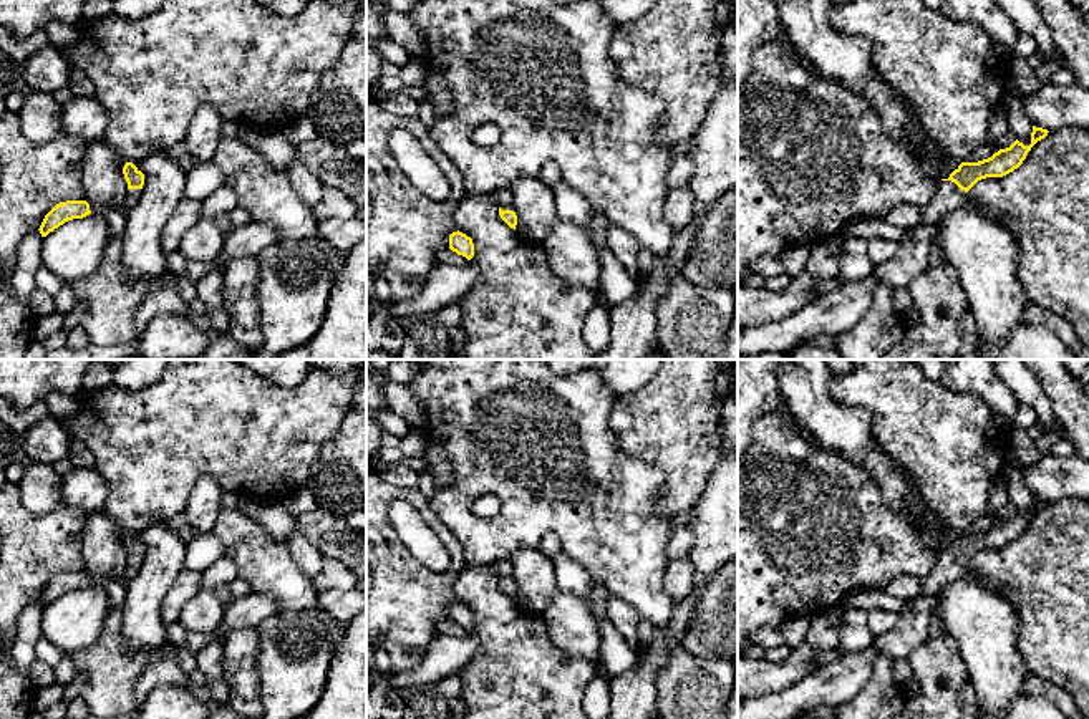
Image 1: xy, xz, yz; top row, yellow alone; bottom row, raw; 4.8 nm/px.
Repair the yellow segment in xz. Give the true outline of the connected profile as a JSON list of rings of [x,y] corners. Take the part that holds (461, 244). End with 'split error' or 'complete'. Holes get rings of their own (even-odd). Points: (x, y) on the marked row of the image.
[[[453,232],[449,235],[449,249],[453,252],[456,252],[457,255],[462,255],[466,257],[467,260],[471,260],[474,257],[474,244],[472,244],[472,239],[467,237],[466,234],[462,232]]] | complete

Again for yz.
[[[1033,126],[1031,144],[1024,146],[1018,139],[1006,149],[999,149],[991,157],[978,162],[961,162],[948,179],[938,182],[938,189],[928,205],[922,210],[920,224],[938,225],[951,210],[968,202],[968,191],[981,179],[1003,177],[1018,169],[1031,147],[1048,136],[1048,129]]] | split error

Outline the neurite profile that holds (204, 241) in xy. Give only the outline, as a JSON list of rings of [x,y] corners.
[[[202,217],[181,239],[179,252],[187,262],[211,262],[222,257],[224,232],[215,219]]]

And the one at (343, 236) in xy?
[[[358,217],[346,220],[325,219],[318,224],[318,237],[346,255],[355,245],[366,240],[366,220]]]

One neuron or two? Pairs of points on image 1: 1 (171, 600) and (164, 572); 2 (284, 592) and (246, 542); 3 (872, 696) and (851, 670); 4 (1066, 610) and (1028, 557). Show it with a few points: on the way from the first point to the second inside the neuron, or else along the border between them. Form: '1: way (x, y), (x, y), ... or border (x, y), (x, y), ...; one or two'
1: border (183, 567), (163, 600), (163, 622), (166, 625); two
2: way (282, 580), (256, 554); one
3: border (889, 655), (876, 658), (869, 680), (847, 701); two
4: way (1066, 597), (1041, 570); one

